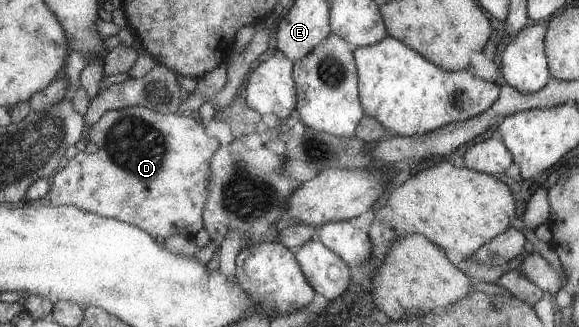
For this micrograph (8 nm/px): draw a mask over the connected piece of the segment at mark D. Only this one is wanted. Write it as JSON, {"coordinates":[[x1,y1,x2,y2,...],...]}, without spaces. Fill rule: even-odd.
{"coordinates":[[140,106,121,107,120,109,113,109,105,111,104,115,99,120,87,127,84,136,84,143,95,144,95,152,87,154,87,152,80,149,73,158,67,161,67,164,59,169,59,172,52,176,50,181,50,189,48,190,49,202,54,207,59,205,73,205,78,209,98,214,102,217,109,217,118,221,126,222,130,225,135,225,145,232,148,232,154,238,164,238,164,240,174,234,182,234,193,238,195,233,202,227,202,216,204,205,206,204,208,190,210,186,211,160,212,155,219,148,219,142,215,138,209,138,203,130,203,126,193,119,189,114,179,115,177,112,162,115,156,112,151,112,151,109]]}

